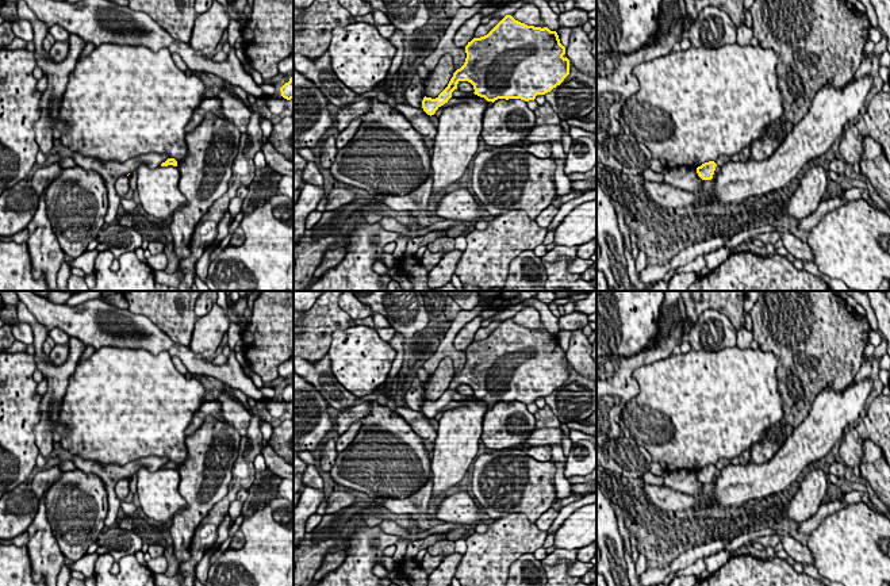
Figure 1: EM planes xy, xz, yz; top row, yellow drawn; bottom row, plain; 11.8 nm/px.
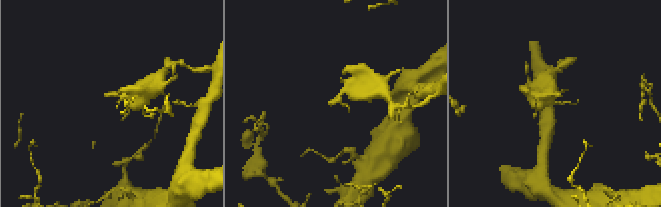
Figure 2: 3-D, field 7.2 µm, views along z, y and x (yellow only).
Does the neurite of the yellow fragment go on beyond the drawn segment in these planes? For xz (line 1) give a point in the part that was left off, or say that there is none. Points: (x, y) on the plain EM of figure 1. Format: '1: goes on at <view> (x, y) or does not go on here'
1: does not go on here

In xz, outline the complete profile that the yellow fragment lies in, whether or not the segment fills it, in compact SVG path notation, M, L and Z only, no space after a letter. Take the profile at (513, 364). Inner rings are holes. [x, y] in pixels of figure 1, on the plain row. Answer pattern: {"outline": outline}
{"outline": "M506 318L487 338L465 349L464 368L436 401L423 401L427 418L448 406L460 384L473 388L487 405L498 402L534 403L560 388L569 378L569 363L556 334L528 329Z"}

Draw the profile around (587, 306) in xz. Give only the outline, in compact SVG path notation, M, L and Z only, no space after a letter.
M590 291L584 299L576 300L575 311L587 315L596 313L596 291Z

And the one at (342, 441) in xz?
M356 421L349 426L349 429L344 434L335 438L335 449L338 453L349 448L354 437L358 434L360 428L361 422Z

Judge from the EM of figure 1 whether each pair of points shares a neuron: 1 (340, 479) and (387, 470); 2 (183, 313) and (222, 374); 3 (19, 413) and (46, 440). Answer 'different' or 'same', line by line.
1: same
2: different
3: different

